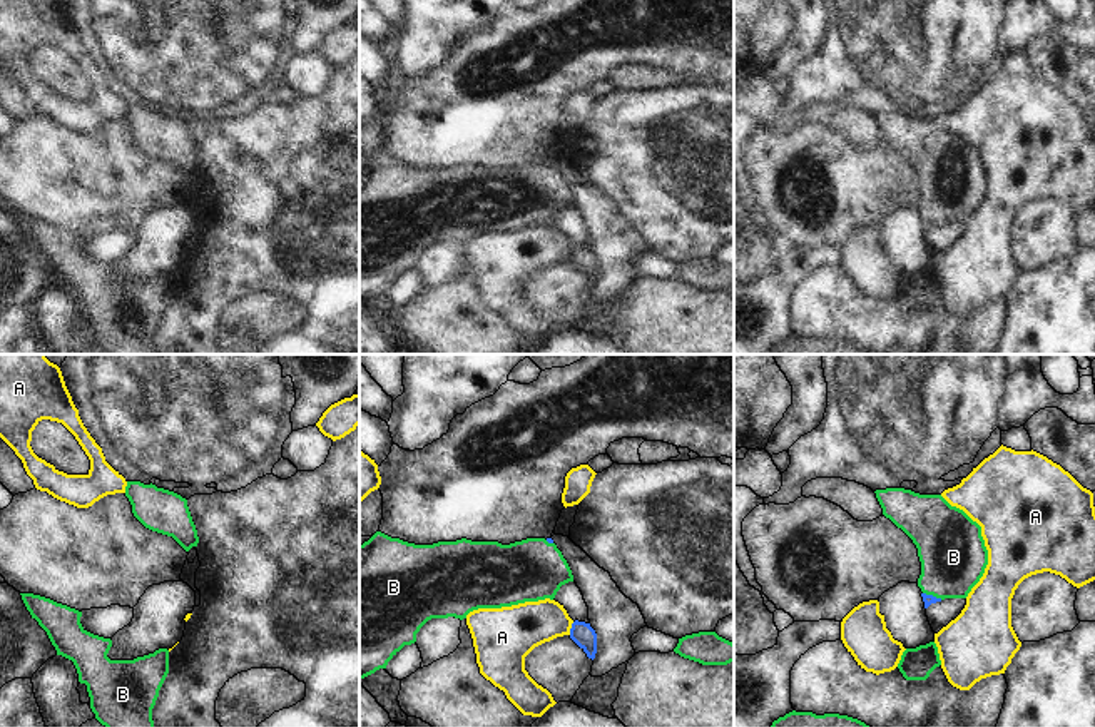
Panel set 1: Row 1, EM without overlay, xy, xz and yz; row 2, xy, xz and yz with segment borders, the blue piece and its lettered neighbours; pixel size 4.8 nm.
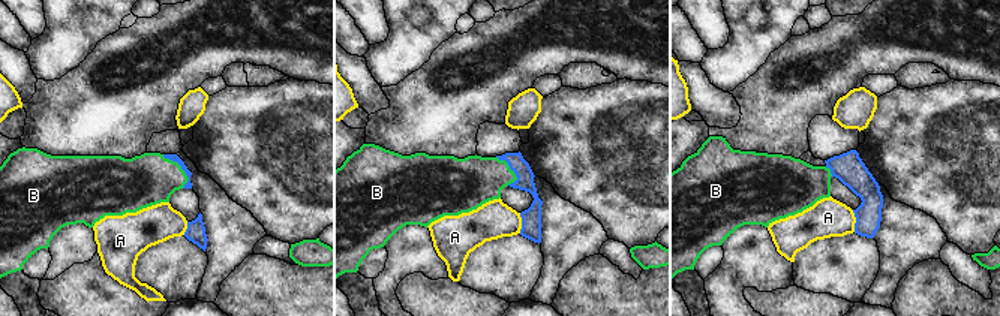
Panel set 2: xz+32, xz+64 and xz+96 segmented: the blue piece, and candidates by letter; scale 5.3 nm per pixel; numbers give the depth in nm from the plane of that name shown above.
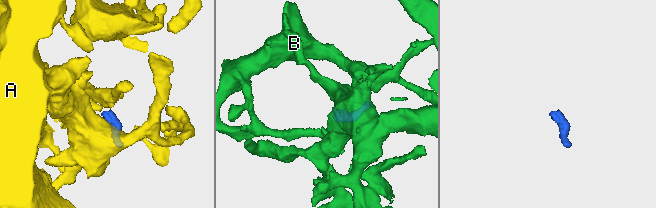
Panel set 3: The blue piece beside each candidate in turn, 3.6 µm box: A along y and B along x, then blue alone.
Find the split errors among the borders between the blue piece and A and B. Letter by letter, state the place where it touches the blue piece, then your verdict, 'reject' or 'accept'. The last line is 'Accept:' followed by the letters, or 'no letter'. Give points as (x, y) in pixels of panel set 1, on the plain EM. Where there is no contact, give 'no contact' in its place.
A: contact xz (570, 254); reject
B: contact yz (933, 223); accept
Accept: B

